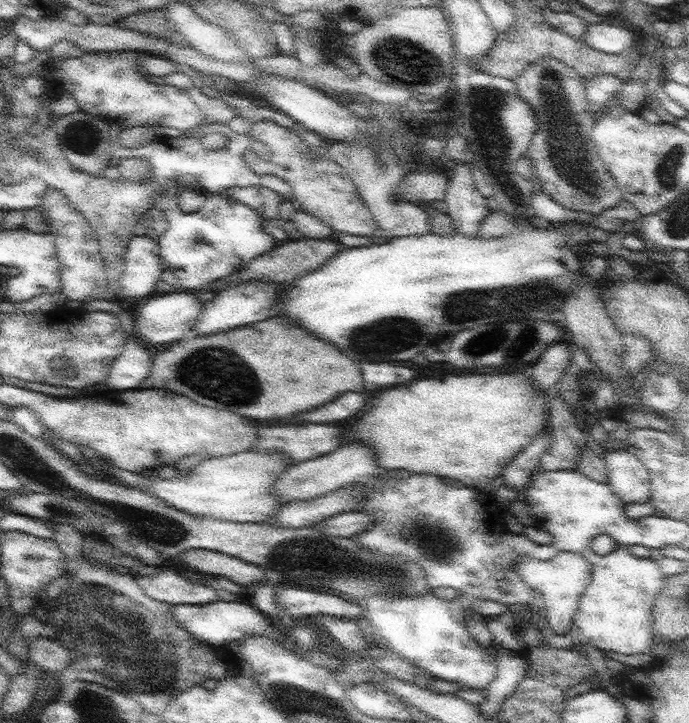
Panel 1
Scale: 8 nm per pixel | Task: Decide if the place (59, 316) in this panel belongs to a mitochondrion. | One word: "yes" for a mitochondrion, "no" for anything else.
no

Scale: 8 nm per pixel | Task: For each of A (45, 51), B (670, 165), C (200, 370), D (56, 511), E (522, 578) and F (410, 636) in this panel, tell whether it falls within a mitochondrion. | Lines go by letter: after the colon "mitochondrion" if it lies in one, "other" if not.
A: other
B: mitochondrion
C: mitochondrion
D: other
E: other
F: other

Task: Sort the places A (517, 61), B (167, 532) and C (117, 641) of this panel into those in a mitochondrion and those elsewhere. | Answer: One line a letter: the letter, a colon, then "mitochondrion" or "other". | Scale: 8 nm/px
A: other
B: mitochondrion
C: mitochondrion

